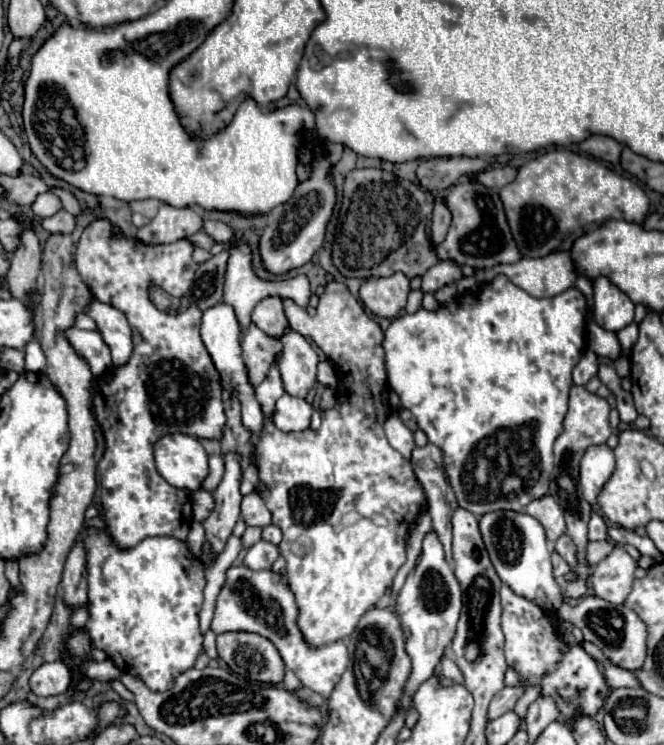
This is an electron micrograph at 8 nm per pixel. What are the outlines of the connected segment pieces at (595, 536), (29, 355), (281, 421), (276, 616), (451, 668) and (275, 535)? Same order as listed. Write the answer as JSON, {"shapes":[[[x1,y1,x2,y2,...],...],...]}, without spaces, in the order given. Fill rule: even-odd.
{"shapes":[[[594,513,592,519,590,519,588,529,590,529,590,535,588,535,590,541,604,541,604,539,608,539,608,525,606,525,602,515]],[[38,339,28,341,28,345,24,347,24,355,26,355,26,371,34,371,34,373,46,371,46,357,40,349]],[[284,393,276,401,276,407,272,413,272,423,278,429,282,429,284,433,304,431,310,427,310,415,312,415,312,405,306,399]],[[240,565,240,567,230,567,226,571,226,583,216,599,216,609,210,629,216,635,228,631,248,631,270,639,274,647,280,651,280,655,284,657,286,667,292,669,308,689,320,693,322,697,328,697,348,665,346,645,344,641,338,639,330,645,312,647,302,637,296,619,298,619,298,605,282,573,274,573,270,569,254,571]],[[442,657,442,663,440,663,440,673,444,675,444,677,448,677,448,679,452,679,454,683,458,683,458,685,462,685,464,681,462,681,462,673,460,673,460,669,458,669,458,665,450,659,450,657]],[[268,525,262,529,262,539,272,543,272,545,280,545,282,541,282,531,276,527,276,525]]]}

